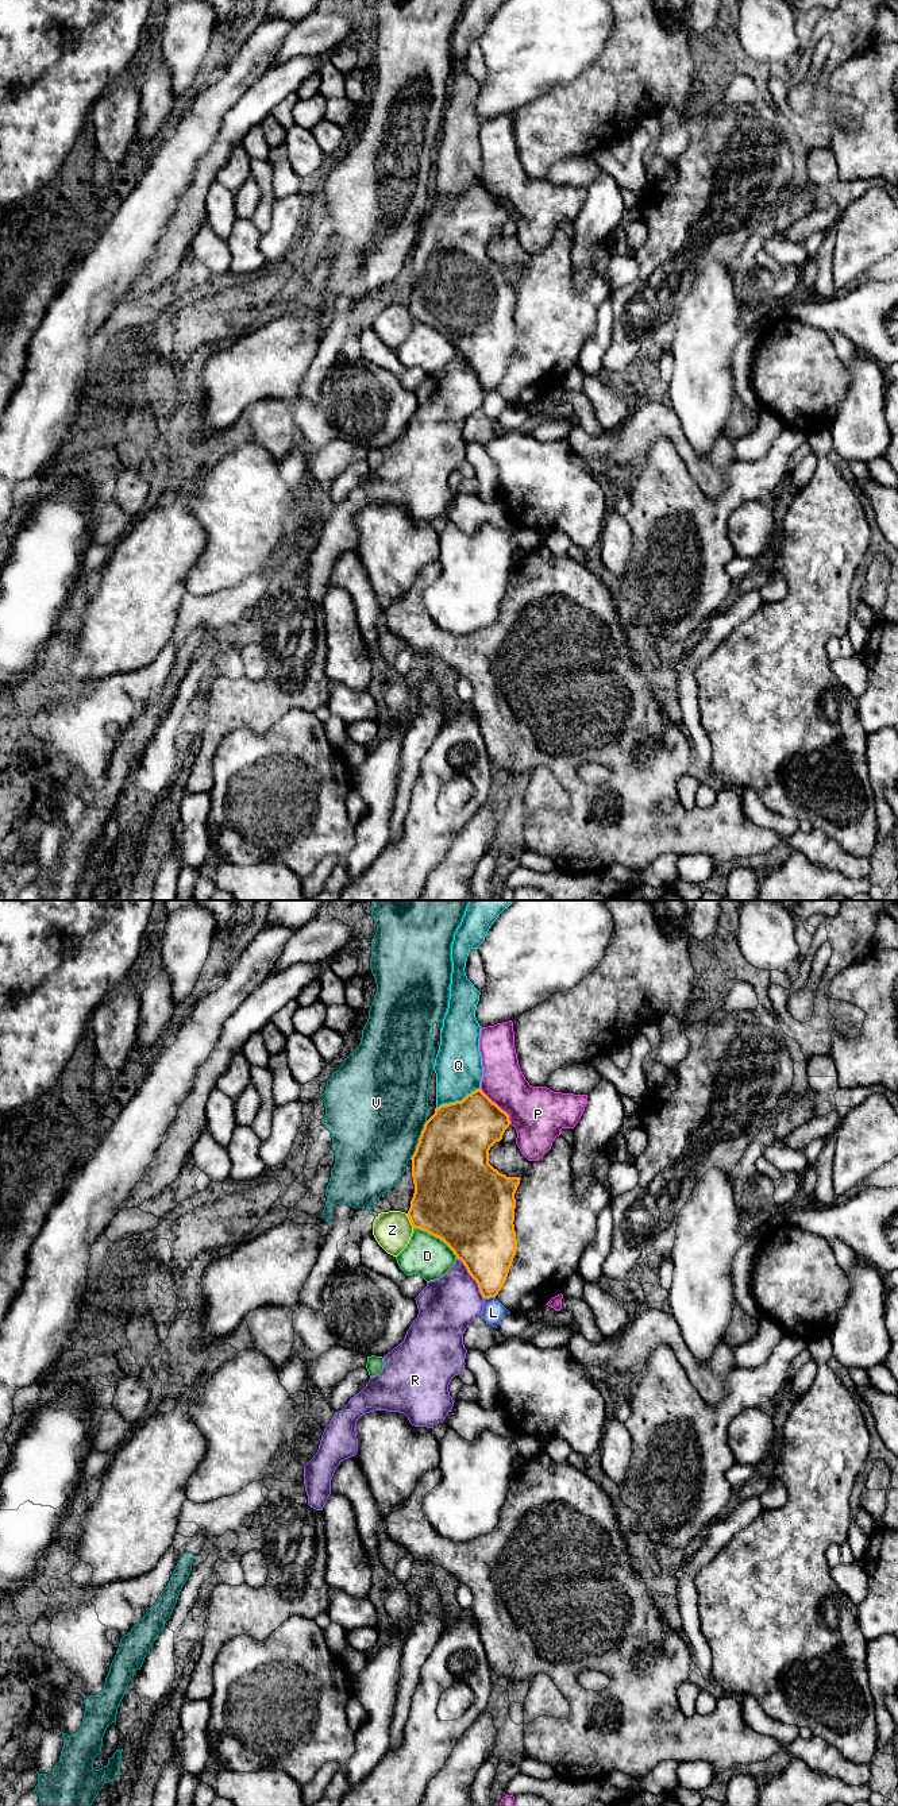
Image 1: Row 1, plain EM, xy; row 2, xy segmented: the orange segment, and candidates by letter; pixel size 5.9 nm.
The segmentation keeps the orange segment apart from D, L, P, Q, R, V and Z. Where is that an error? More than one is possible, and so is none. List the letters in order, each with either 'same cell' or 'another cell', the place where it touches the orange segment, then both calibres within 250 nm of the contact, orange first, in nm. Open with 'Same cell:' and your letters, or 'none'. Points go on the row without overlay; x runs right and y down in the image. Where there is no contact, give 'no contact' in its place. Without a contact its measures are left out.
Same cell: Z
D: another cell | xy (436, 330) | 500/240 nm
L: another cell | xy (489, 390) | 300/140 nm
P: another cell | xy (497, 199) | 360/320 nm
Q: another cell | xy (458, 195) | 420/280 nm
R: another cell | xy (471, 369) | 380/340 nm
V: another cell | xy (419, 232) | 460/500 nm
Z: same cell | xy (409, 312) | 420/220 nm

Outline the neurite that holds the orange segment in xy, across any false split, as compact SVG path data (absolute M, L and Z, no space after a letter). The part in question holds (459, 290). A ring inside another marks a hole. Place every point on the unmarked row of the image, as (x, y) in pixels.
M482 182L462 194L443 197L425 215L412 248L415 286L409 304L381 305L373 314L373 328L390 348L409 336L415 321L443 333L477 374L483 391L496 390L504 379L517 343L514 286L520 270L506 270L489 256L490 240L510 219L509 208Z

